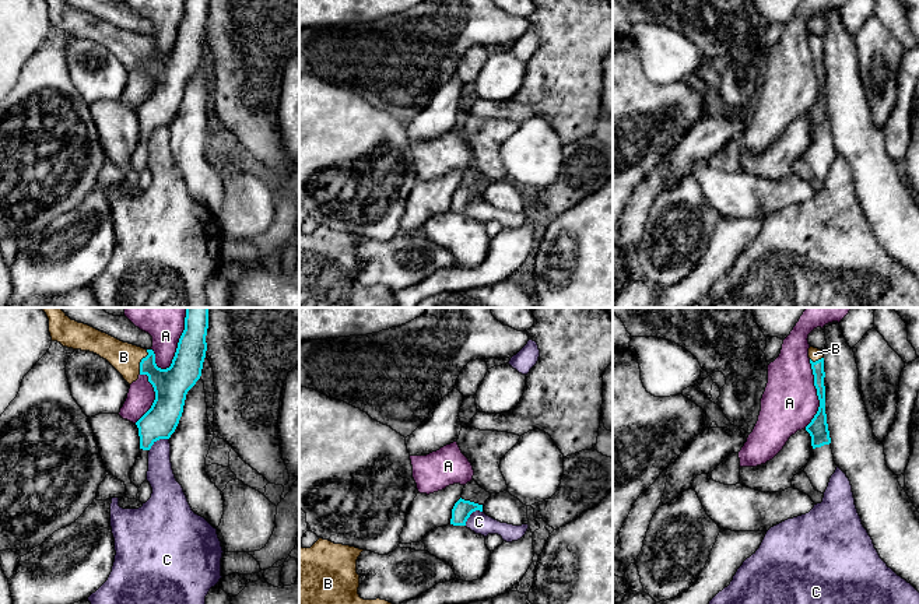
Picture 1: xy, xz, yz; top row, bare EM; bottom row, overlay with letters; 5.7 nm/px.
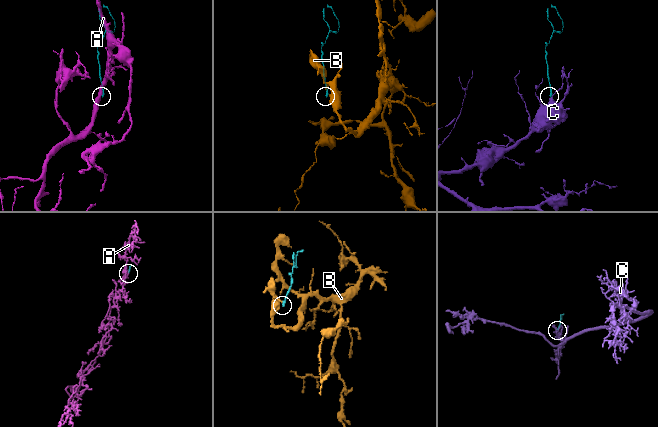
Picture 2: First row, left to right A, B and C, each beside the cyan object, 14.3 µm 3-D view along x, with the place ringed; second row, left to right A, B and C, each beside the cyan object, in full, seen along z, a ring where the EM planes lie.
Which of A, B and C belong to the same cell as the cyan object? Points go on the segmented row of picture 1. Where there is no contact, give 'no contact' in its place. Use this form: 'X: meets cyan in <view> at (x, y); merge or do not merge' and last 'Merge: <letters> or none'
A: meets cyan in xy at (179, 341); do not merge
B: meets cyan in xy at (140, 362); merge
C: meets cyan in xy at (158, 439); do not merge
Merge: B

